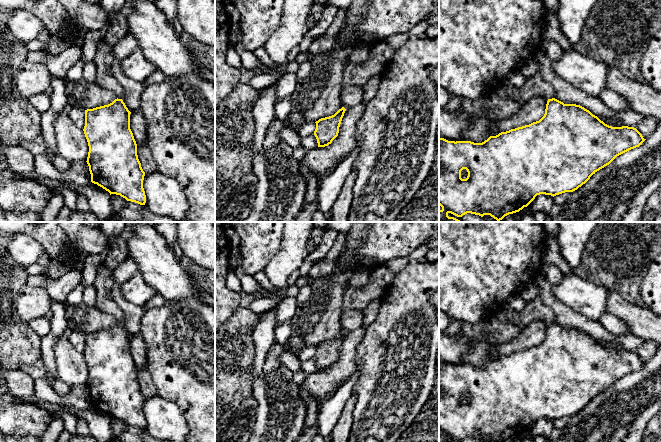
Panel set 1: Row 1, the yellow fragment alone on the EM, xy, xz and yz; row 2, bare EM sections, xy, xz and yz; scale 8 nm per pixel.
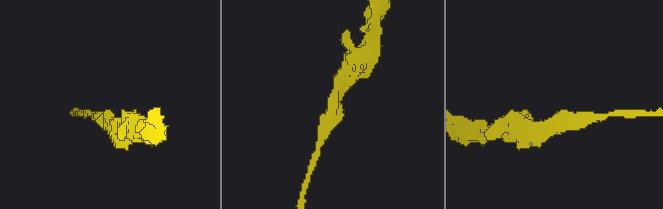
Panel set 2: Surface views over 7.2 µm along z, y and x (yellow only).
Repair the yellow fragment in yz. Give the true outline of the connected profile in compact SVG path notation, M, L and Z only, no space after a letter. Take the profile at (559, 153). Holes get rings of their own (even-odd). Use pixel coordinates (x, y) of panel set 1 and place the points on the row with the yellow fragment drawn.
M555 98L548 99L545 114L539 121L490 136L482 143L439 138L439 205L442 207L439 210L439 222L461 222L449 217L449 213L457 217L467 213L481 217L490 215L500 221L527 207L537 195L554 197L573 192L617 156L639 147L645 140L634 127L609 126L584 107L564 104Z

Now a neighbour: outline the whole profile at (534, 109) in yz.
M537 95L530 97L522 110L506 120L493 122L490 128L490 136L496 136L501 132L529 125L539 121L545 114L548 99Z

